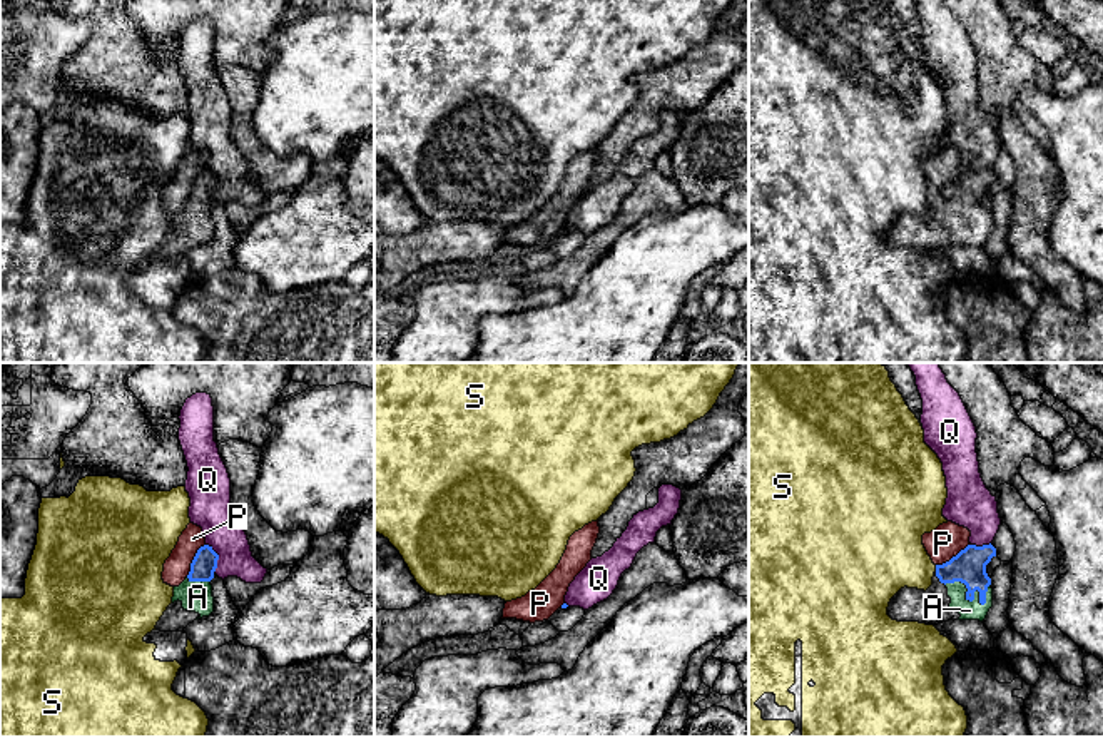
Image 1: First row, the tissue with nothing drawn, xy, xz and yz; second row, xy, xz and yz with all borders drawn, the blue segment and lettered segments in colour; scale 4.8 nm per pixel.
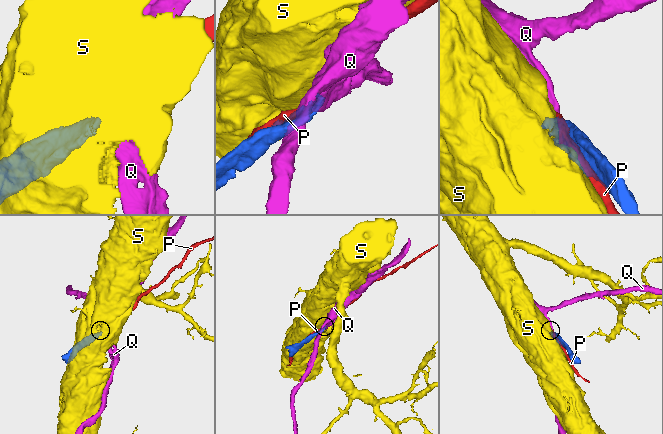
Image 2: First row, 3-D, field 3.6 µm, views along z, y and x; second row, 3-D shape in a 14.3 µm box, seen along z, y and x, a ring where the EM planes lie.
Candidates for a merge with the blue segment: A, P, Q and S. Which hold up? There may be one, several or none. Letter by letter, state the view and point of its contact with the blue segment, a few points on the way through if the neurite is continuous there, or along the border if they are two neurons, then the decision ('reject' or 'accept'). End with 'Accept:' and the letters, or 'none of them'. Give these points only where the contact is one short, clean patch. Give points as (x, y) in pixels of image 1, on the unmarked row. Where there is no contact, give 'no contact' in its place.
A: yz (968, 224) | accept
P: yz (953, 182) | reject
Q: xy (218, 184) | along xy (206, 169), (218, 181), (214, 198) | reject
S: yz (936, 194) | reject
Accept: A

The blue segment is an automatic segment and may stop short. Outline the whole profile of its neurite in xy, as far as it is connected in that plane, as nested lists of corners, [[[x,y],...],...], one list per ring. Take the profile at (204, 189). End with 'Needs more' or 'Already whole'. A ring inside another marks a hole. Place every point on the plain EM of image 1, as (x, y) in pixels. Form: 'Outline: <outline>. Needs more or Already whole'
Outline: [[[212,172],[197,175],[186,206],[174,212],[172,229],[155,251],[160,257],[184,257],[196,244],[209,242],[214,237],[211,206],[217,194],[219,180]]]. Needs more

